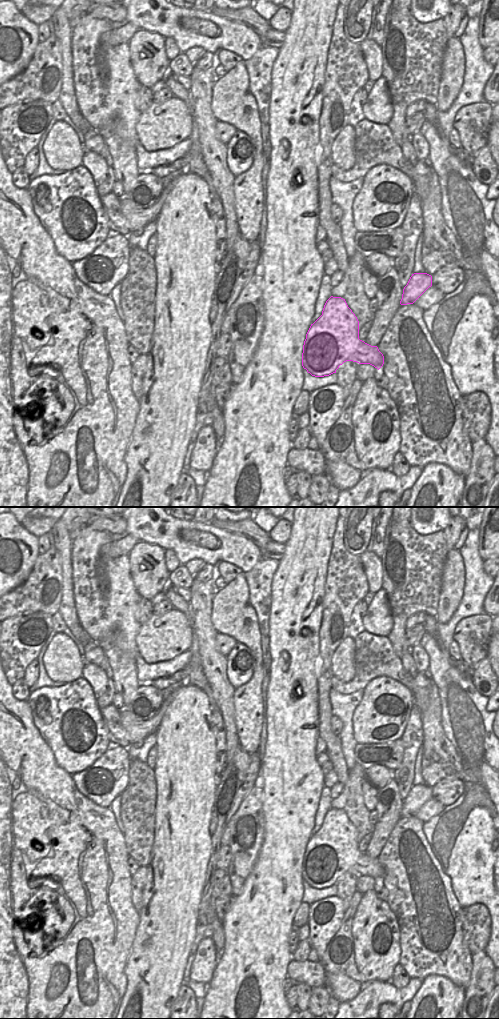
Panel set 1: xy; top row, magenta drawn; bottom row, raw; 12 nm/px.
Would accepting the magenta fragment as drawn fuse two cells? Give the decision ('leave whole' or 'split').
leave whole

